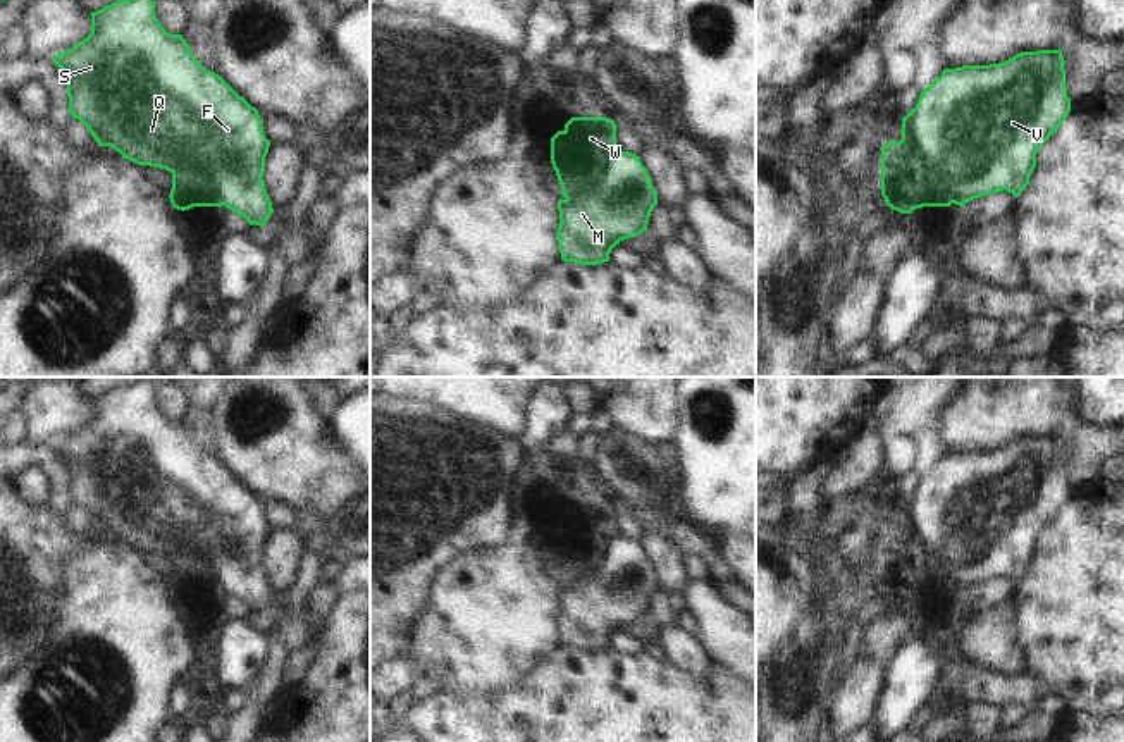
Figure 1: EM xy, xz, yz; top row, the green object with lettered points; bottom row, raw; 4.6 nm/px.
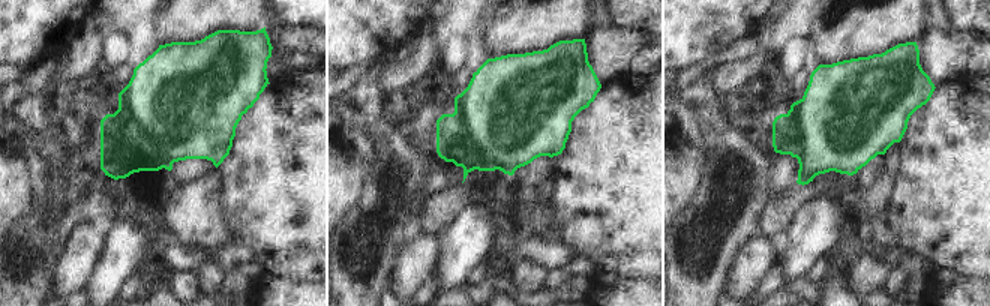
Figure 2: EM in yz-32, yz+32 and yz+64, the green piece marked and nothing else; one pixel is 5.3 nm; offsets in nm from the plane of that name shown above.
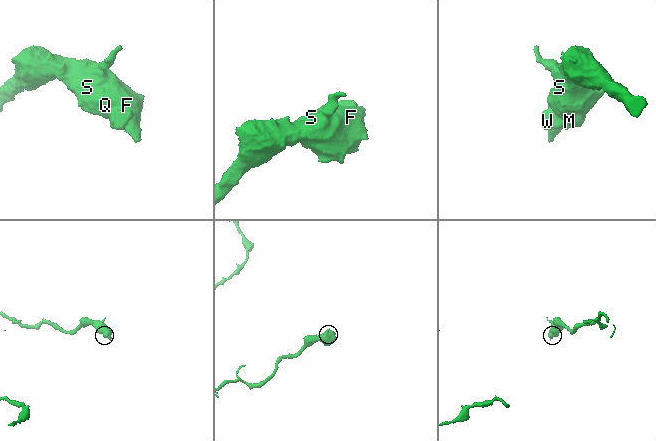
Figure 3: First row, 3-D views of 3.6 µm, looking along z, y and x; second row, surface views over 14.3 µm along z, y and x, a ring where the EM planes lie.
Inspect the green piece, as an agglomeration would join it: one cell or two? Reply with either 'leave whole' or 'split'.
leave whole

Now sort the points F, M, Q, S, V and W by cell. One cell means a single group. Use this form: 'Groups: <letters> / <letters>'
Groups: F M Q S V W

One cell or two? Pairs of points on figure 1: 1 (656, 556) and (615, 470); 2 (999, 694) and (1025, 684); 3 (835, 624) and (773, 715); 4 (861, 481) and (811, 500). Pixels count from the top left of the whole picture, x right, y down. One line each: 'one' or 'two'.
1: one
2: one
3: one
4: two

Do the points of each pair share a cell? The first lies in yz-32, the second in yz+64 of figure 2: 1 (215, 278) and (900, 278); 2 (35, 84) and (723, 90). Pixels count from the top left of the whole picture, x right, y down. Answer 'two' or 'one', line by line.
1: one
2: two

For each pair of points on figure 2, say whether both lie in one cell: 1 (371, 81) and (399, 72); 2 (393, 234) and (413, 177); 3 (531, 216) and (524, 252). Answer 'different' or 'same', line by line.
1: different
2: same
3: different

